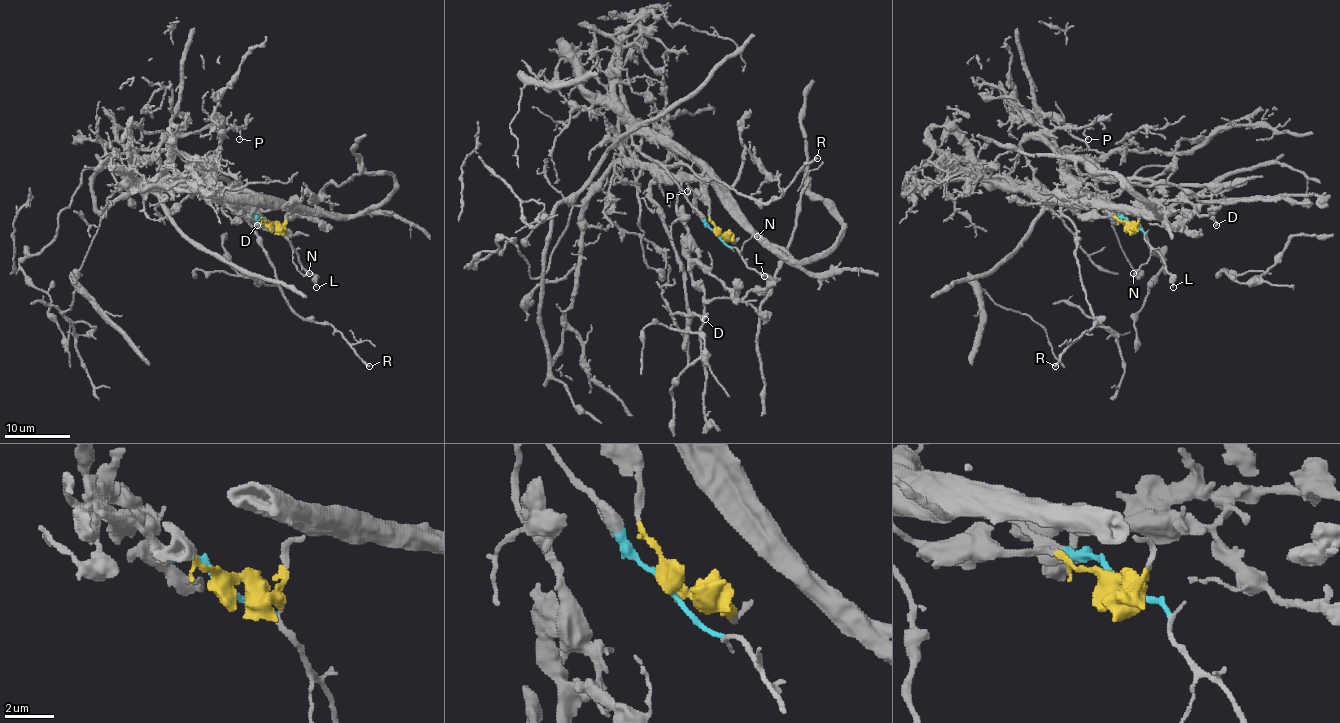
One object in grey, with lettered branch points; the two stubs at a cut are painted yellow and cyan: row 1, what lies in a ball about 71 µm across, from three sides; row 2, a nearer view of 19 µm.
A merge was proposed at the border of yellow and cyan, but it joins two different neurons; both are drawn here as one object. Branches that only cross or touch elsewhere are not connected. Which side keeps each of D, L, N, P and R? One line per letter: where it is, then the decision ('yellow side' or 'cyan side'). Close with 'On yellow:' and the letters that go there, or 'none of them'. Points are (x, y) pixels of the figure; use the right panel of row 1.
D: (1216, 225) | yellow side
L: (1173, 287) | cyan side
N: (1133, 273) | cyan side
P: (1088, 139) | yellow side
R: (1055, 366) | cyan side
On yellow: D, P

